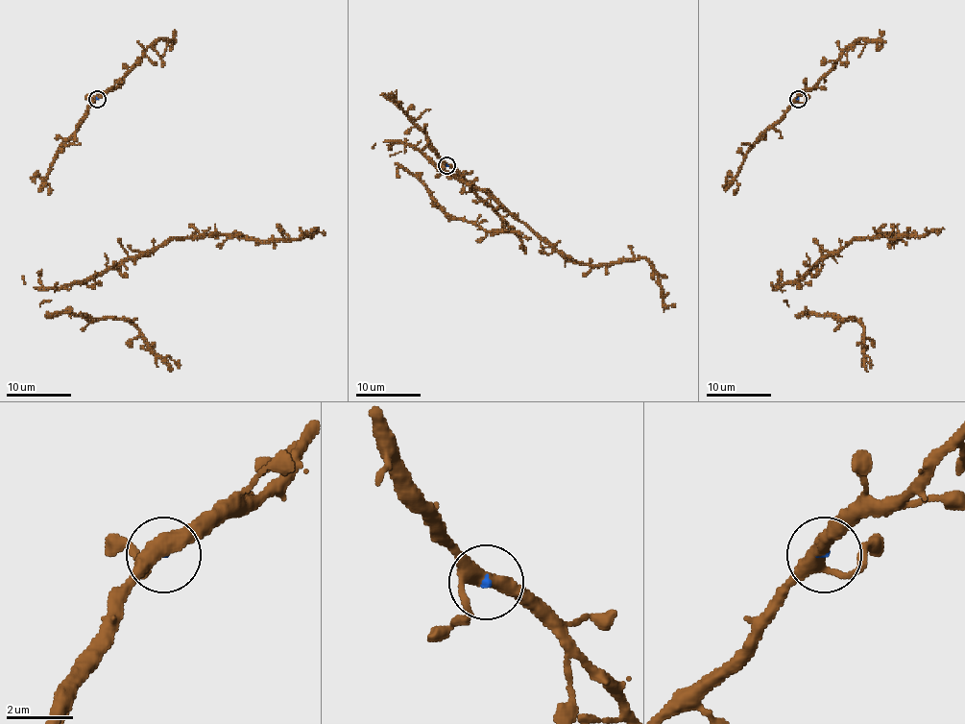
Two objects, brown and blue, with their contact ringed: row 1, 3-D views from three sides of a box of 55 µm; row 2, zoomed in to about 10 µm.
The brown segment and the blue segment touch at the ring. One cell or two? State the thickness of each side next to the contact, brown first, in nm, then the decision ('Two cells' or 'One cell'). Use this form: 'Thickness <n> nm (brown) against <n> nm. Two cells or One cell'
Thickness 400 nm (brown) against 60 nm. One cell

